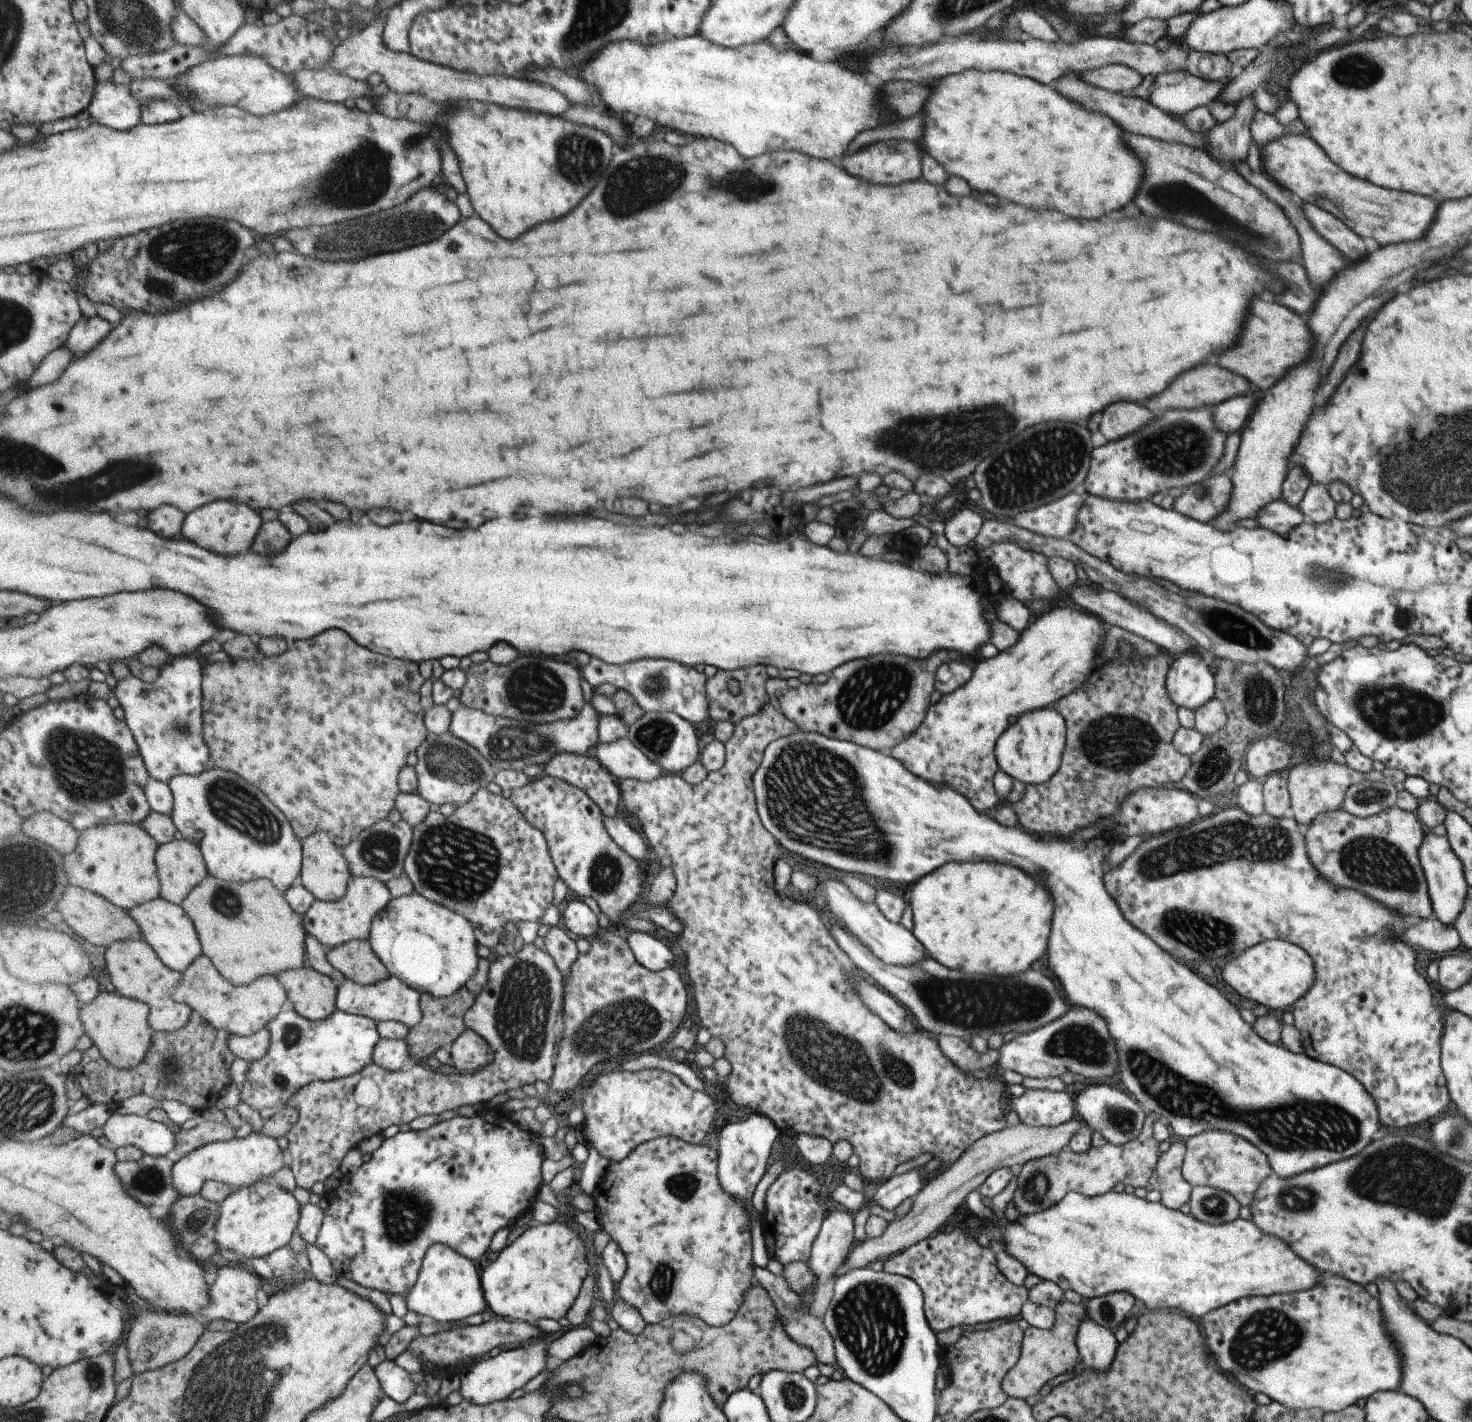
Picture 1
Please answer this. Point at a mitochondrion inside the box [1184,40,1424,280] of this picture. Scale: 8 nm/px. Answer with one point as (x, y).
(1357, 71)

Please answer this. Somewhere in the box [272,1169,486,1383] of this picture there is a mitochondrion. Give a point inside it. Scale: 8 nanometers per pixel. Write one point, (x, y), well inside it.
(405, 1212)

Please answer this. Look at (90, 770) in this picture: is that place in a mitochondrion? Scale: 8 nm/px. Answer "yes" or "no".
yes

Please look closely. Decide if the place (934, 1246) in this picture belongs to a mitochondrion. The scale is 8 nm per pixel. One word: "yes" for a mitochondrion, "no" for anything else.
no

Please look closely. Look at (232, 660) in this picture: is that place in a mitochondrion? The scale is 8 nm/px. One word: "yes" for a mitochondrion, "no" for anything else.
no

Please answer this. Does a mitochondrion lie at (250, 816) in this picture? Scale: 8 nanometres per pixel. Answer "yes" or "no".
yes

